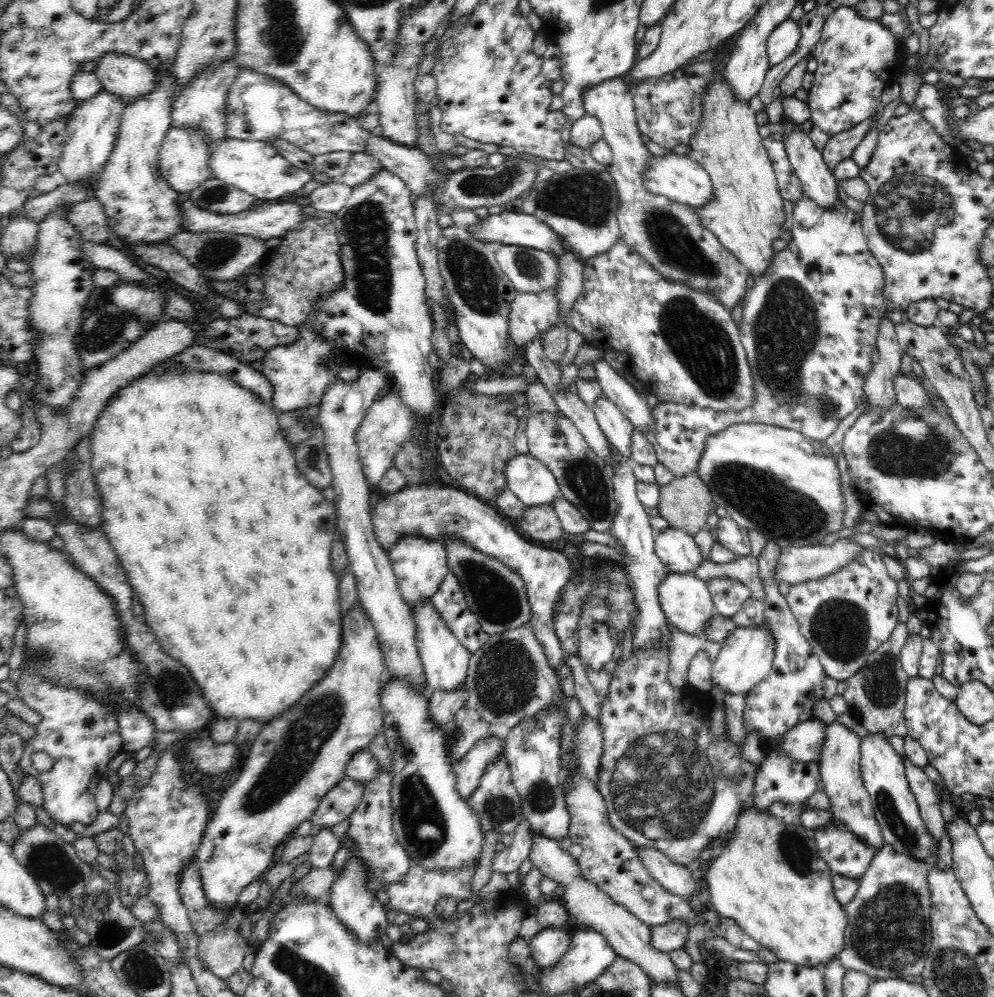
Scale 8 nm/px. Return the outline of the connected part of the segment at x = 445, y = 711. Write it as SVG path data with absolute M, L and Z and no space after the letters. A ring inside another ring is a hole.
M467 681L450 690L435 690L430 695L430 715L434 717L437 726L444 728L454 713L468 702Z

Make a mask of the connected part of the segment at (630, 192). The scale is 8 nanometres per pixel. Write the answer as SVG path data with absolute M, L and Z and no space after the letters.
M623 77L609 78L586 87L581 98L585 113L602 123L603 137L613 152L613 160L607 170L616 181L616 189L620 193L616 214L621 237L662 277L670 281L684 281L696 289L708 289L716 296L716 301L731 310L745 295L748 269L699 223L690 206L650 194L642 186L643 168L651 153L640 139L632 87Z

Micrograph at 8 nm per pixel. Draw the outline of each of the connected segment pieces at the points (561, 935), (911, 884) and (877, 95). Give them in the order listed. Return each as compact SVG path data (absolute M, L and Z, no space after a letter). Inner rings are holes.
M542 929L530 940L530 953L538 969L554 969L567 952L571 934L560 929Z
M884 843L873 856L866 872L859 878L854 896L843 906L846 917L844 946L837 960L844 970L864 972L873 979L904 979L921 976L930 957L933 944L931 936L931 896L927 885L927 868L923 861L916 860Z
M852 7L838 8L828 16L813 55L817 60L817 68L813 72L812 86L807 90L807 104L813 122L828 136L854 128L857 124L870 119L877 111L886 111L881 102L882 92L896 81L909 64L909 59L903 53L903 47L896 36L878 20L858 17Z

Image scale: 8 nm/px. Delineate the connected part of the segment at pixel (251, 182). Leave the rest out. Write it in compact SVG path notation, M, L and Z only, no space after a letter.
M224 137L212 143L209 167L212 177L251 194L261 202L283 200L311 179L311 174L307 170L290 164L279 153L279 150L274 148L274 145L256 140L236 140Z

